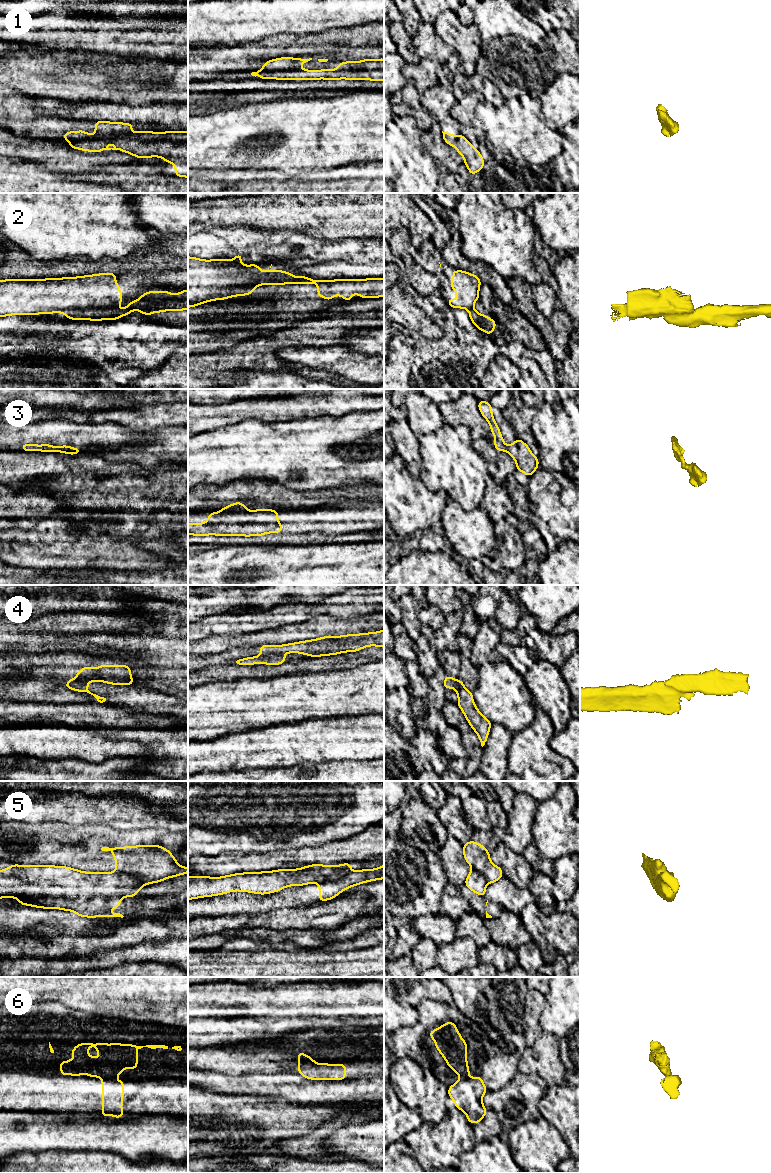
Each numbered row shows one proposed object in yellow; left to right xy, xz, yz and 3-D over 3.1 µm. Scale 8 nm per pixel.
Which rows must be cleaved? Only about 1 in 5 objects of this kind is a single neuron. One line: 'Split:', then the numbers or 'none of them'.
Split: 1, 2, 3, 4, 5, 6

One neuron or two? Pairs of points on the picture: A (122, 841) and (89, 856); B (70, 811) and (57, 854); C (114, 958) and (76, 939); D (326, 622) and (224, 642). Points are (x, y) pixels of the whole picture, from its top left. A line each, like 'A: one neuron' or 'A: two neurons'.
A: one neuron
B: two neurons
C: two neurons
D: one neuron

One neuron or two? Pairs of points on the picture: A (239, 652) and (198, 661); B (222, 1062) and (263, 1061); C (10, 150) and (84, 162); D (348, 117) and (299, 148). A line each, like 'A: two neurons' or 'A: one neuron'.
A: one neuron
B: one neuron
C: one neuron
D: one neuron

